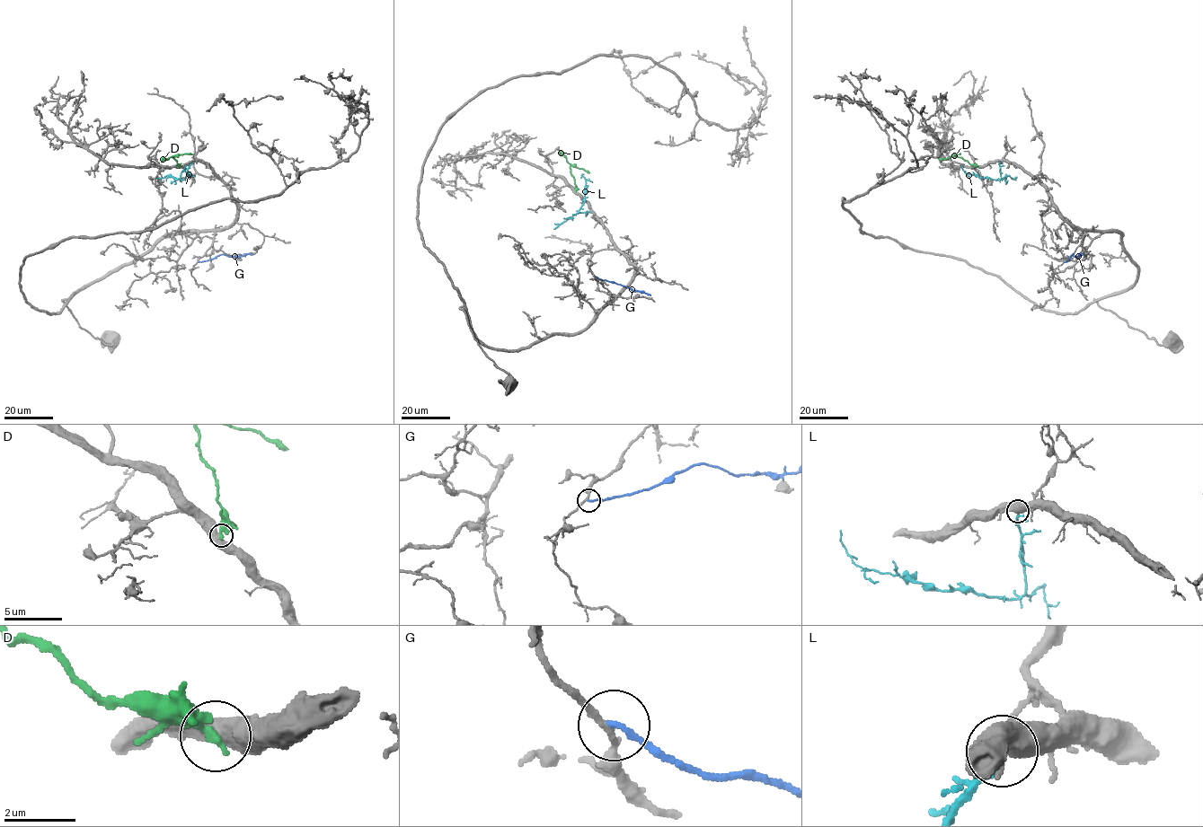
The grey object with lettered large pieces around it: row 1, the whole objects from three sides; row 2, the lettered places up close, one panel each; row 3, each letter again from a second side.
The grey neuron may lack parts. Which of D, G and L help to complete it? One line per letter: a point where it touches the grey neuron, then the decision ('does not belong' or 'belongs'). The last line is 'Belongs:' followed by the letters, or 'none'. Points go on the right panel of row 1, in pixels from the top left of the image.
D: (978, 167) | does not belong
G: (1065, 261) | does not belong
L: (999, 162) | belongs
Belongs: L

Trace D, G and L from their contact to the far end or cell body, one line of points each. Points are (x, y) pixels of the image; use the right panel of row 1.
D: (978, 166), (952, 155), (959, 154)
G: (1065, 262), (1072, 254), (1074, 257), (1083, 254)
L: (999, 161), (999, 180), (968, 174), (961, 165)

